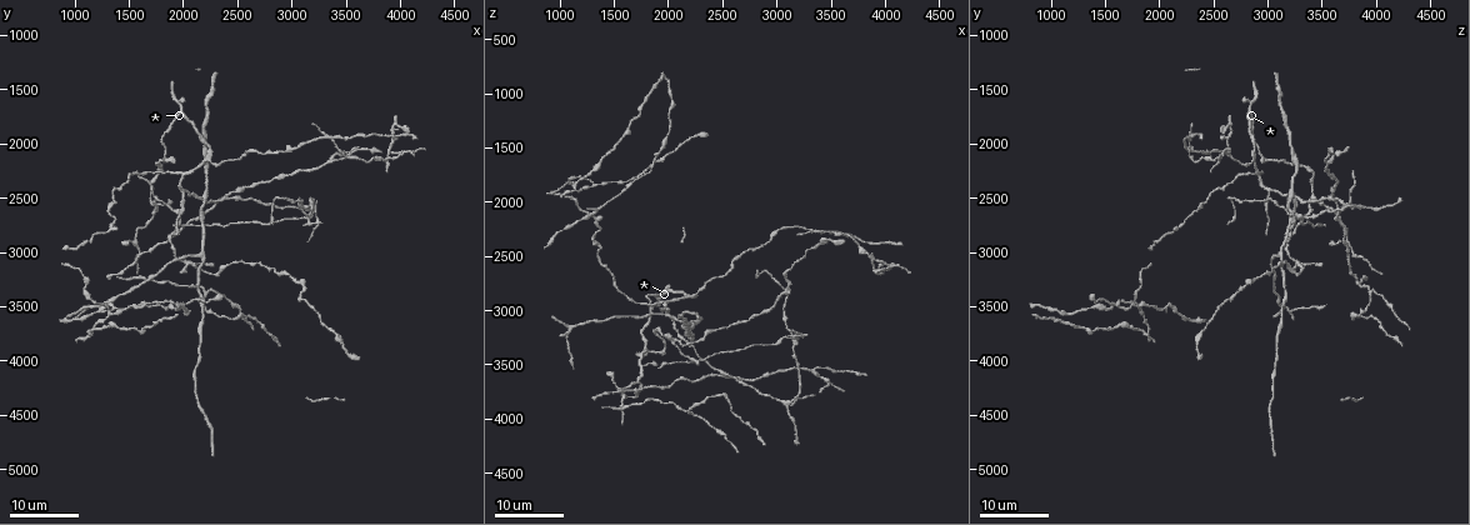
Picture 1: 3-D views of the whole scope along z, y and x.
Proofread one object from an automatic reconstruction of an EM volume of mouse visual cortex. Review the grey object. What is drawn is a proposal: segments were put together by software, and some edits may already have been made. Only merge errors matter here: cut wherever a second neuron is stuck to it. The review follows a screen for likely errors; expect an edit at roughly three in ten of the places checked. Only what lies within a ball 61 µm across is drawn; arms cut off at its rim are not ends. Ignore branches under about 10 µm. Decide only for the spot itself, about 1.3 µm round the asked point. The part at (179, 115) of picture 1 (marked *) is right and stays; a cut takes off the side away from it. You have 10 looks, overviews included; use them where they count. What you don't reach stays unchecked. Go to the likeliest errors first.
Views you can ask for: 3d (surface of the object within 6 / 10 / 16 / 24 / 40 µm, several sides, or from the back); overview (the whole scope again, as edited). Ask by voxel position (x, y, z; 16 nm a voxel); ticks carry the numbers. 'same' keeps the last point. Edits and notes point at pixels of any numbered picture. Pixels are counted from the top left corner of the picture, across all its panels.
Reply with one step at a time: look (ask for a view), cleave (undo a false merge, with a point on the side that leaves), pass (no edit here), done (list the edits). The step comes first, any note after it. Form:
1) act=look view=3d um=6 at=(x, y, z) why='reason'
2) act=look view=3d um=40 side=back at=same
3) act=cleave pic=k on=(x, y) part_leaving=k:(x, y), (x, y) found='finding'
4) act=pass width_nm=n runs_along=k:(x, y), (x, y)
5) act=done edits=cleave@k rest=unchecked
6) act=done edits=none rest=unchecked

act=look view=3d um=24 at=(2480, 2500, 3580) why='four arms meet'

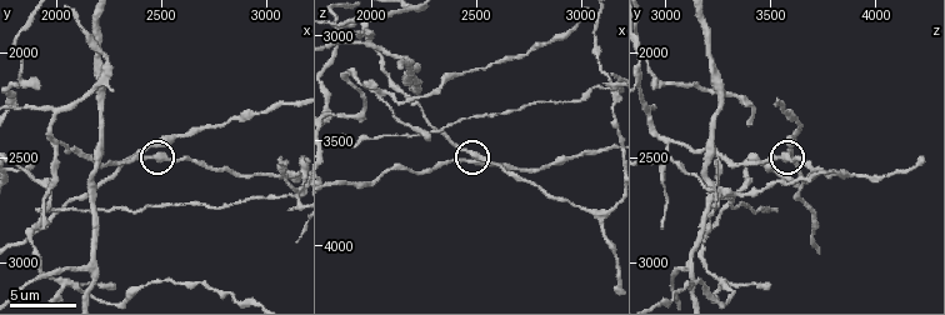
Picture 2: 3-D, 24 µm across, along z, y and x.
act=look view=3d um=6 at=(2510, 2490, 3580) why='closer look'

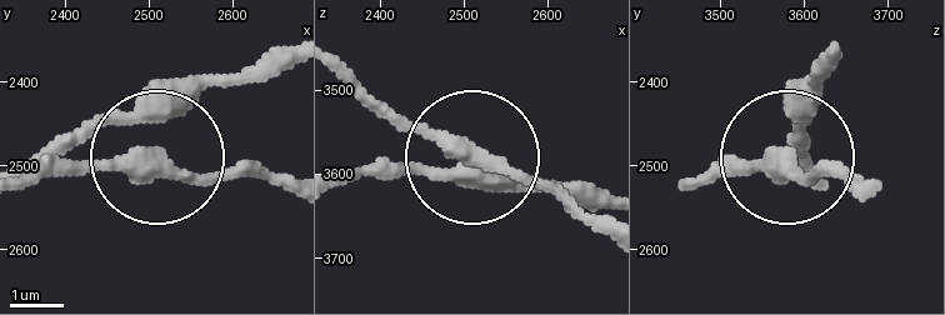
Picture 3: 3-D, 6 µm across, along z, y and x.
act=look view=3d um=6 side=back at=(2500, 2490, 3575) why='other side'

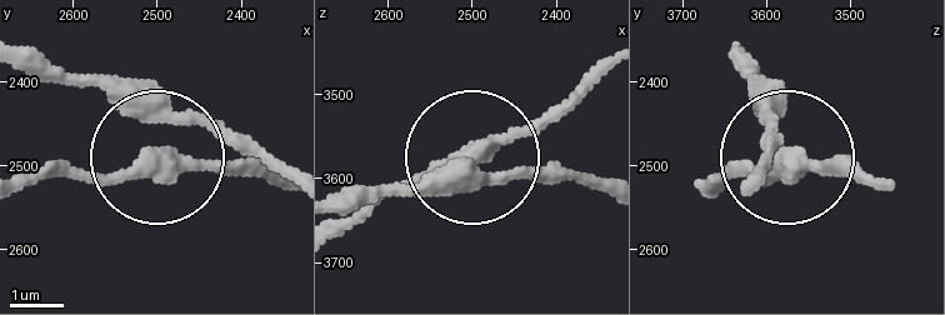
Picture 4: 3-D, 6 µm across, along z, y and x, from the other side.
act=pass runs_along=4:(286, 185), (161, 159), (179, 119), (241, 131) found='all the same neuron'

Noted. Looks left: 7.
act=look view=3d um=16 at=(3400, 1980, 2280) why='branch point'

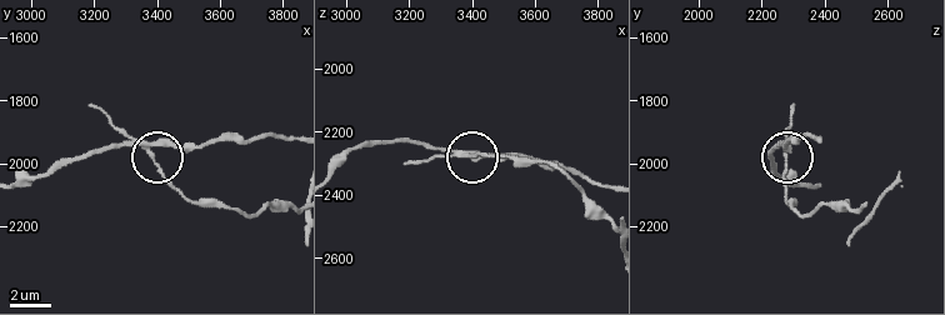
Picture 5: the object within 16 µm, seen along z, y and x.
act=look view=3d um=6 at=(3390, 1960, 2260) why='closer look'

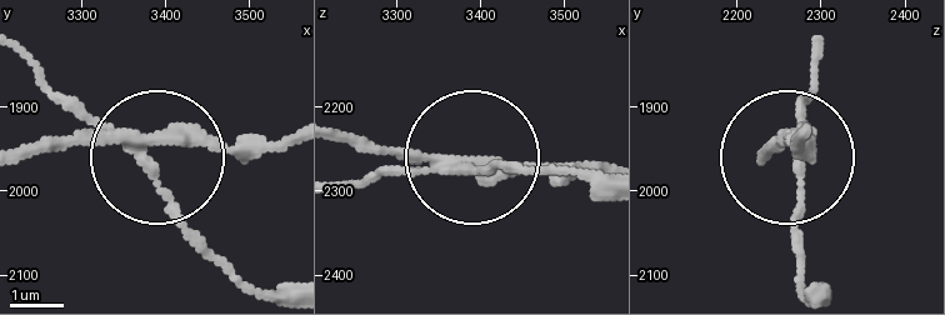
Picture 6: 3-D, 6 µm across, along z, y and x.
act=cleave pic=6 on=(170, 204) side_arm_um=14 part_leaving=6:(126, 138), (154, 188), (261, 290) found='two neurons meet here'

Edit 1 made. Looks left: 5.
act=look view=overview why='see it whole again'

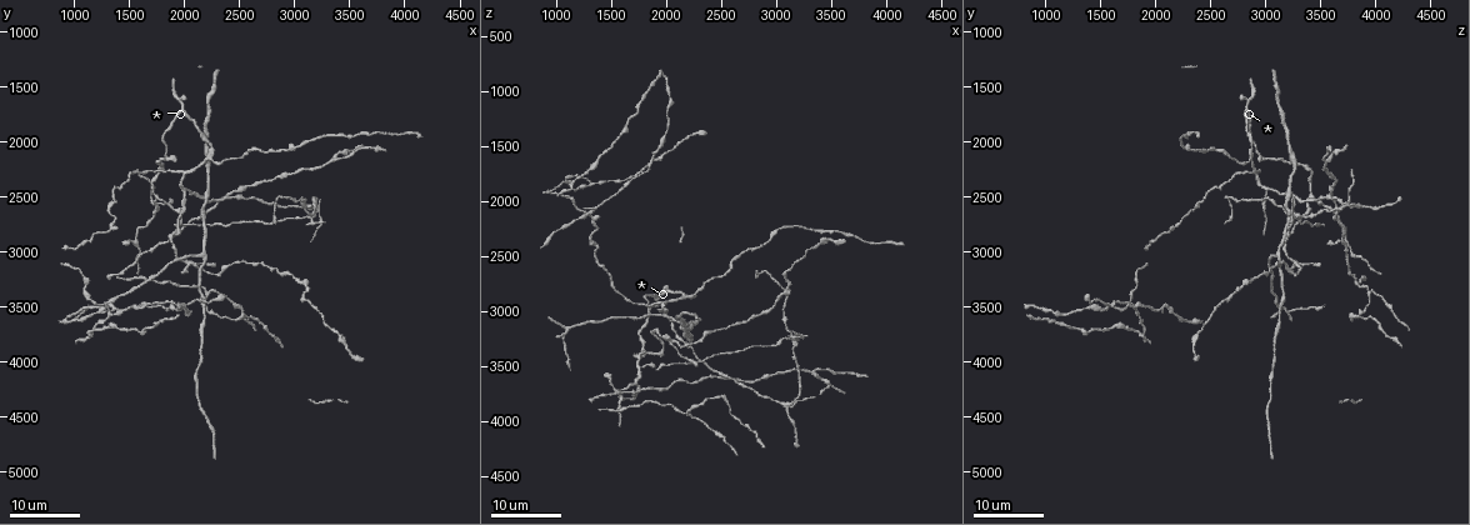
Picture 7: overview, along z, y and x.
act=look view=3d um=24 at=(2140, 3020, 3100) why='four-way junction'

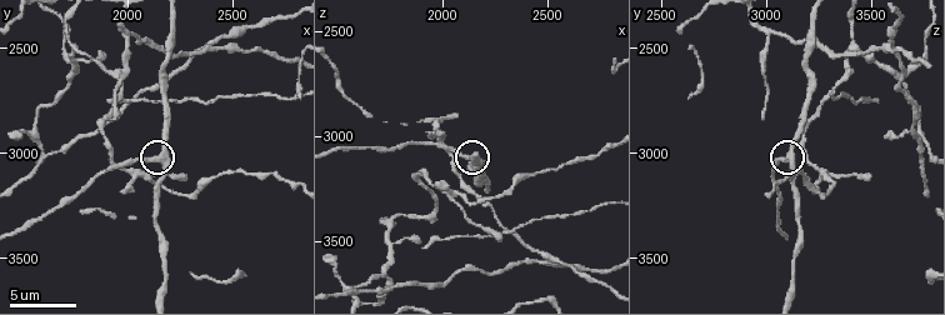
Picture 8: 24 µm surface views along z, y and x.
act=look view=3d um=10 at=(2150, 3040, 3100)

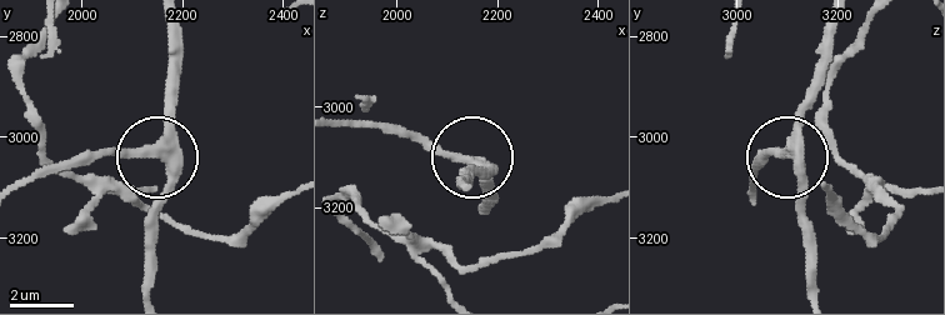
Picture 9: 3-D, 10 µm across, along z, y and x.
act=pass side_arm_um=27 runs_along=9:(168, 26), (164, 146), (151, 155), (73, 155) found='all the same neuron'

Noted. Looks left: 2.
act=look view=3d um=10 at=(1970, 2270, 2920) why='three-way junction'

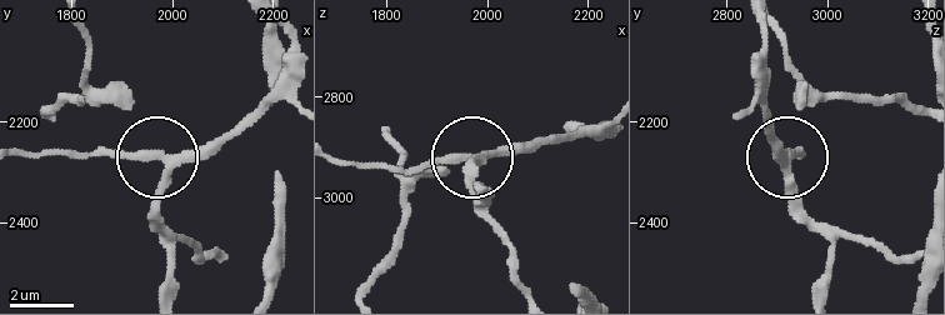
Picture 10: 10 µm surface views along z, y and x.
act=pass width_nm=280 runs_along=10:(279, 26), (281, 84), (209, 143), (159, 159), (161, 243) found='continuous, no second neuron'

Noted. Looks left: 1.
act=look view=3d um=10 at=(2200, 2480, 3220) why='two arms in line, one across'

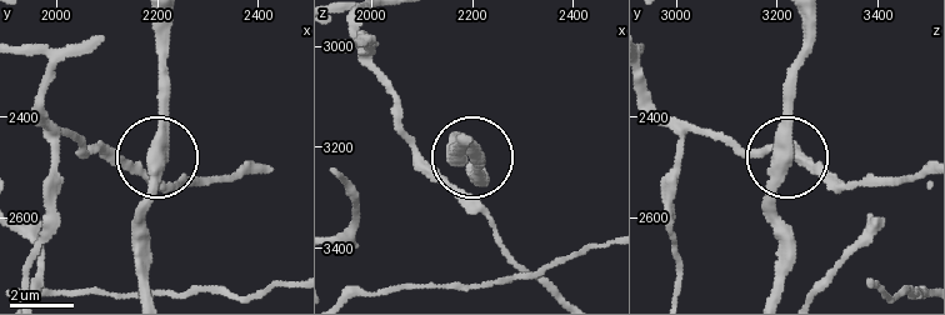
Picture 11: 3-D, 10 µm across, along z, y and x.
act=pass side_arm_um=20 found='one neuron here'

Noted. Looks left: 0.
act=done edits=cleave@6 rest=unchecked

